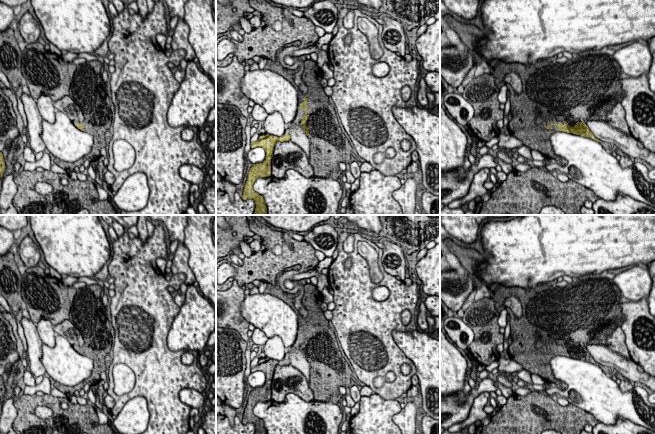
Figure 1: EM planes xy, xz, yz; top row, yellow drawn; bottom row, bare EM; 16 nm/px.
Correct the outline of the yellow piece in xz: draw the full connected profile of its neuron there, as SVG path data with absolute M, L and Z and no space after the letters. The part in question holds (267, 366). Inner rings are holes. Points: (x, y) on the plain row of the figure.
M266 359L260 361L260 363L254 367L251 367L251 372L262 371L266 376L265 384L259 388L253 388L248 396L247 405L244 409L242 423L253 423L256 428L255 434L267 434L264 423L261 419L253 413L254 406L259 401L268 401L271 400L271 383L273 381L274 370L277 365L289 365L290 359L283 359L281 361Z

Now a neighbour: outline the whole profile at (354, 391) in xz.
M353 383L350 386L350 395L351 395L351 397L352 397L352 399L354 400L355 403L360 402L361 394L360 394L360 390L358 389L356 383Z

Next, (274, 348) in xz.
M273 336L268 338L264 344L263 352L265 353L267 359L281 361L284 359L286 354L286 348L279 336Z

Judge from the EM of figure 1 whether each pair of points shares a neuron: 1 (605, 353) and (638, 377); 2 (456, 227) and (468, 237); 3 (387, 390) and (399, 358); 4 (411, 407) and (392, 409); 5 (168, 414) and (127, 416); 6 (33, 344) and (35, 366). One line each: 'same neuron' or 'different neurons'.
1: same neuron
2: same neuron
3: same neuron
4: different neurons
5: different neurons
6: same neuron

